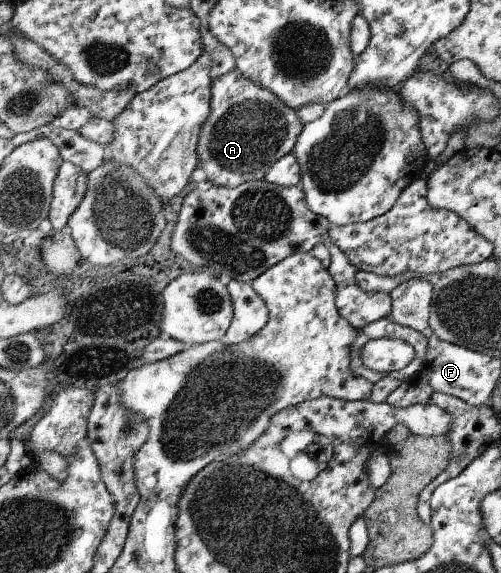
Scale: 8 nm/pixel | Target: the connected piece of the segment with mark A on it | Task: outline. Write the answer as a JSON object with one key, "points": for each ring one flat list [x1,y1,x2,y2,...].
{"points":[[236,68,223,73,218,77,211,78,211,114,201,126,197,150,198,168,205,172,206,180,211,181,218,187,239,186,245,181,254,181,263,178,270,166,284,154,295,148,296,138,299,136,304,125,298,119,297,110,282,103,280,99,260,87,248,78,237,72]]}

